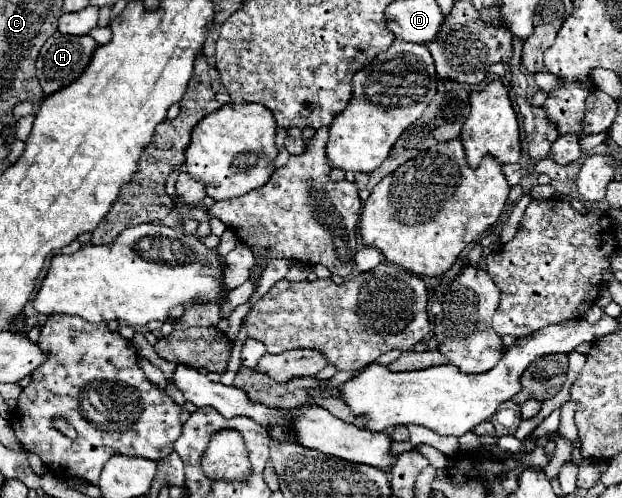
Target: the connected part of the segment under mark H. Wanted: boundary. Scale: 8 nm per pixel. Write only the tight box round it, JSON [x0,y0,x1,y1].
[36,31,96,95]

